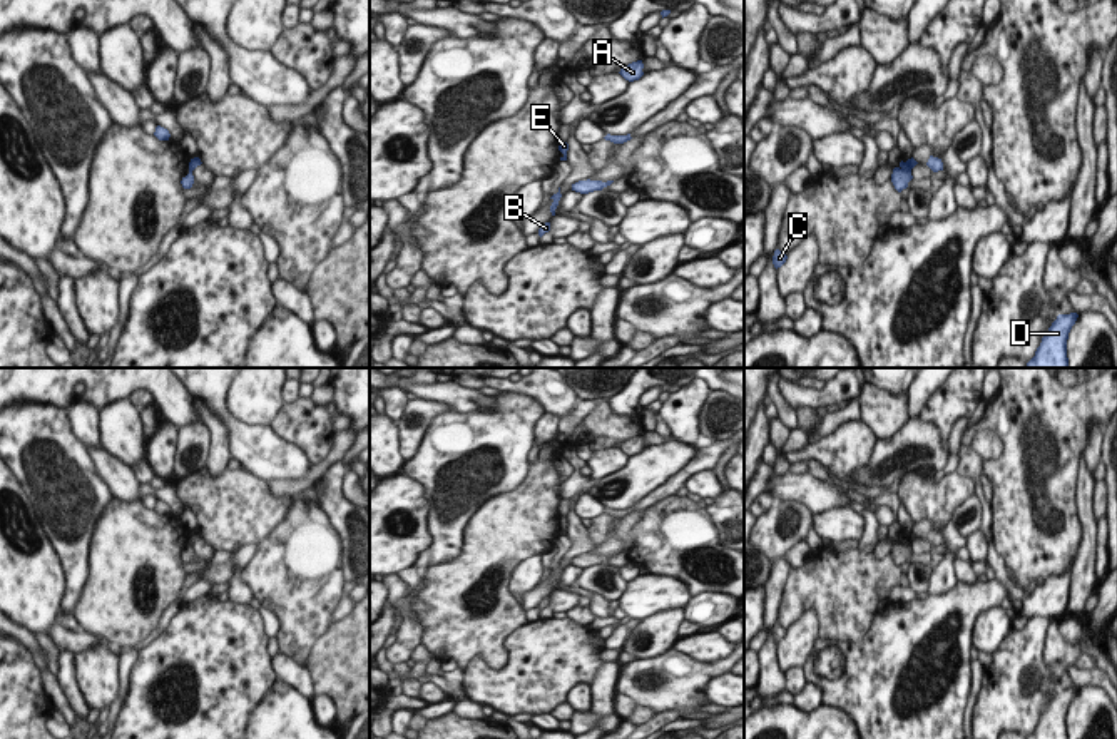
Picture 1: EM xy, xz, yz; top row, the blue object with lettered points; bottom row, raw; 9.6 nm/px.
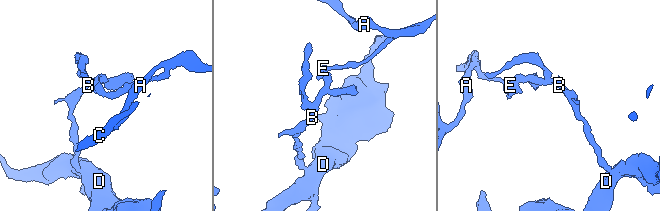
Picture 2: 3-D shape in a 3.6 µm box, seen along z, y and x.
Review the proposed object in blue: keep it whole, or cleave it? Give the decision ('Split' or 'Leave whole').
Split

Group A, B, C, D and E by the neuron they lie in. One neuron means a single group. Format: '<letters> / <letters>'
A C E / B D

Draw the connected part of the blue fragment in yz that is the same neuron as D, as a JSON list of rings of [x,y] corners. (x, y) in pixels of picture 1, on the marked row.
[[[1077,313],[1058,314],[1043,334],[1035,356],[1027,363],[1027,368],[1069,368],[1067,339],[1077,318]]]

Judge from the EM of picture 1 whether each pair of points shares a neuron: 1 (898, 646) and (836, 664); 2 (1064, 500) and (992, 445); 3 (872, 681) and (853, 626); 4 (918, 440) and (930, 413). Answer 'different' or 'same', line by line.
1: same
2: different
3: different
4: different

